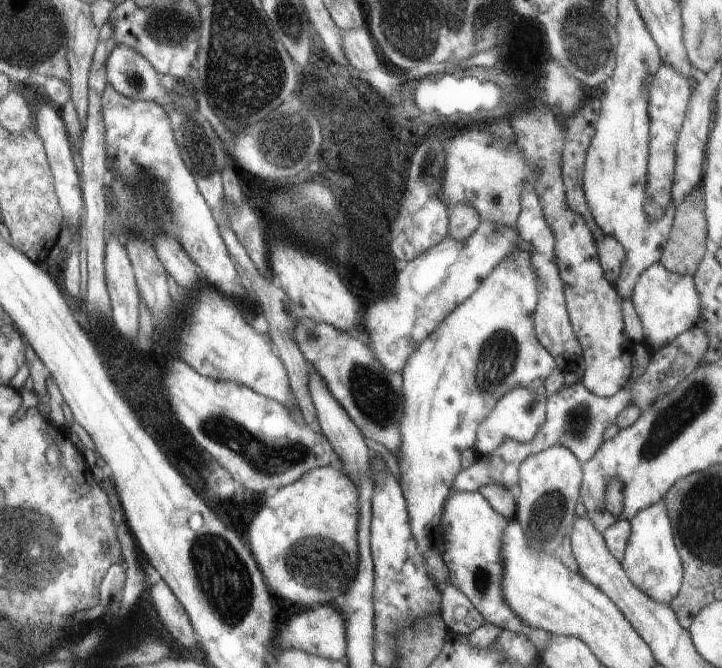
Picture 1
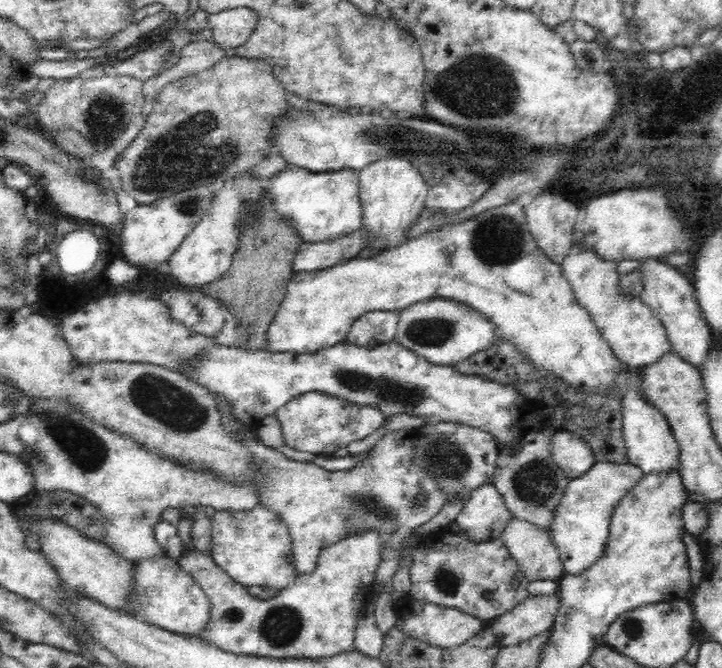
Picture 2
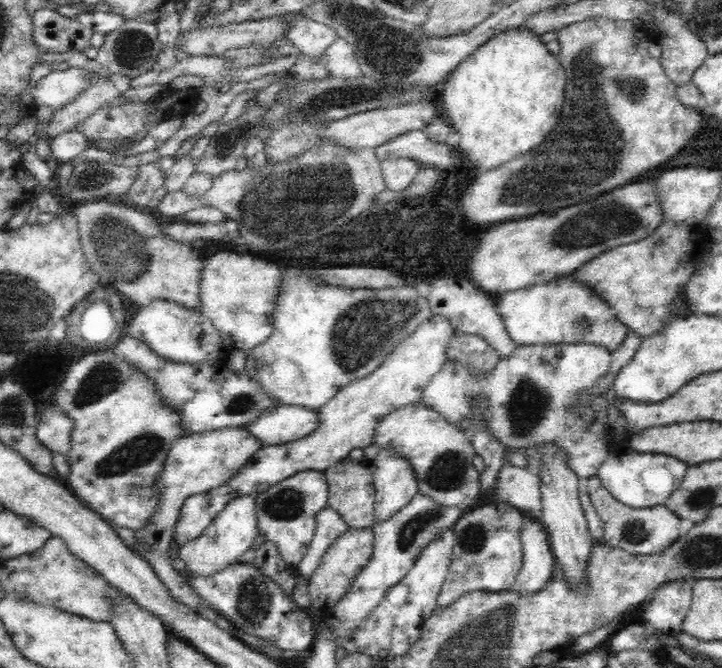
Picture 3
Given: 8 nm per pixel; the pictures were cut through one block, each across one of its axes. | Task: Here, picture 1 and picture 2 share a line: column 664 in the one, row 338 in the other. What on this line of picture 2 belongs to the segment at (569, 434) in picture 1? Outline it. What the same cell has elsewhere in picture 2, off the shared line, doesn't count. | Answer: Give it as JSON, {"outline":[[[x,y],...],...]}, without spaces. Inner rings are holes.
{"outline":[[[394,310],[366,312],[350,326],[346,342],[358,344],[364,348],[378,348],[380,344],[390,344],[396,340],[398,320],[400,316]]]}

